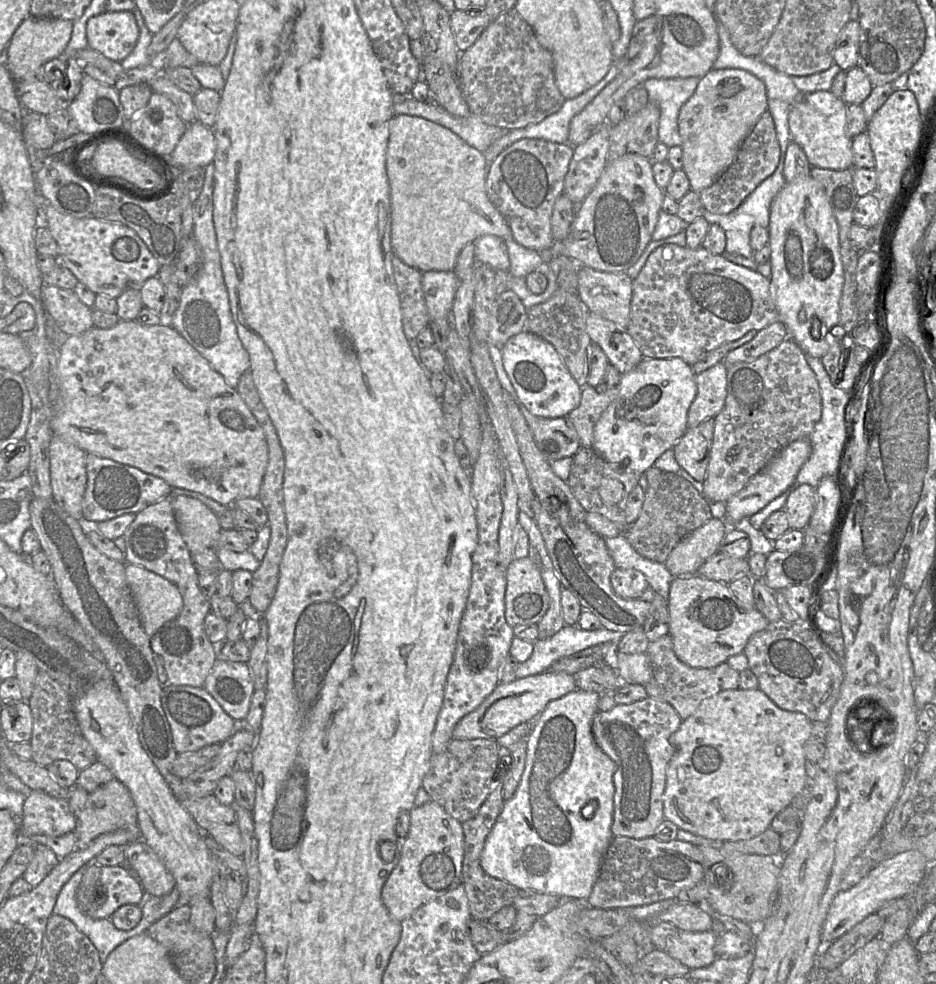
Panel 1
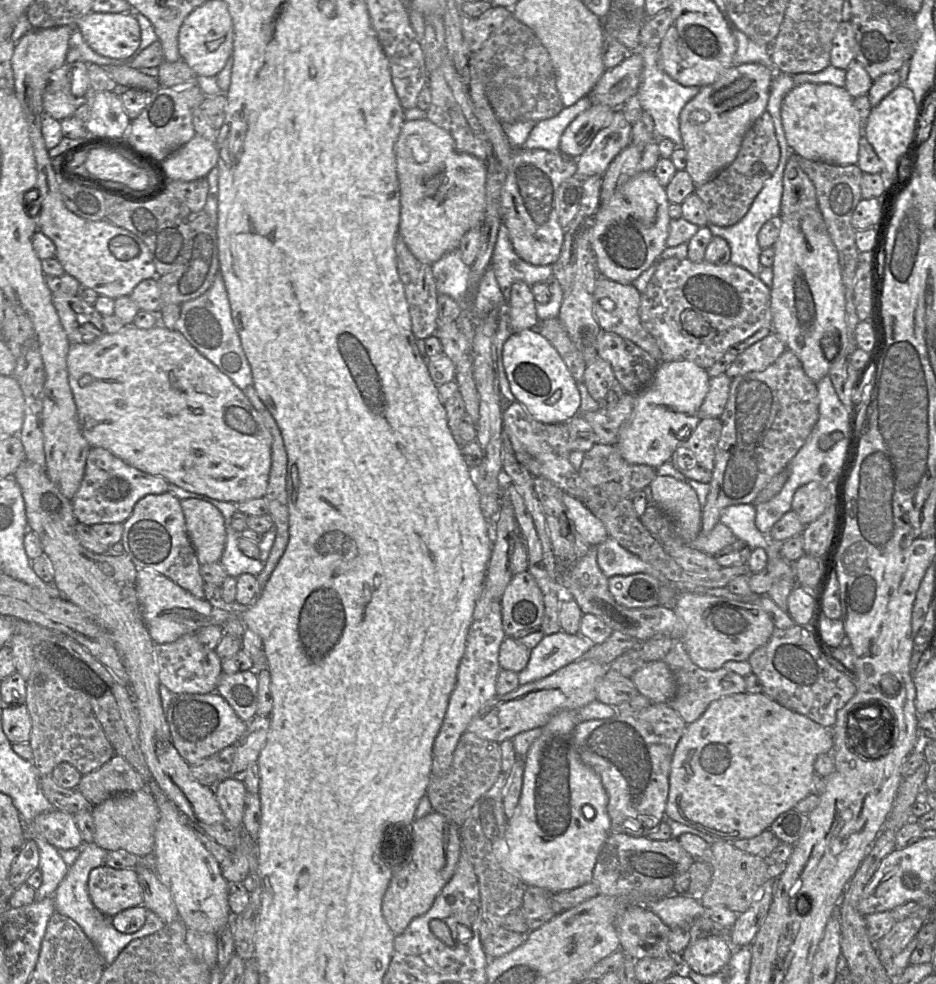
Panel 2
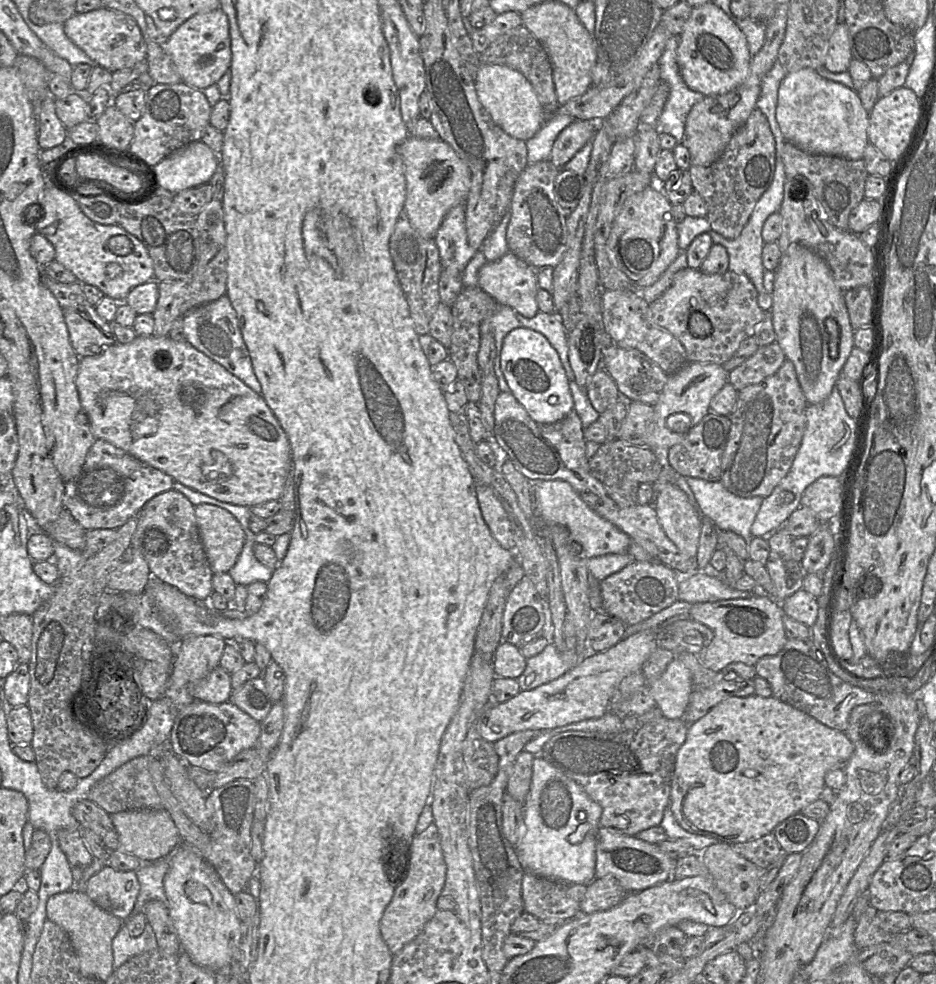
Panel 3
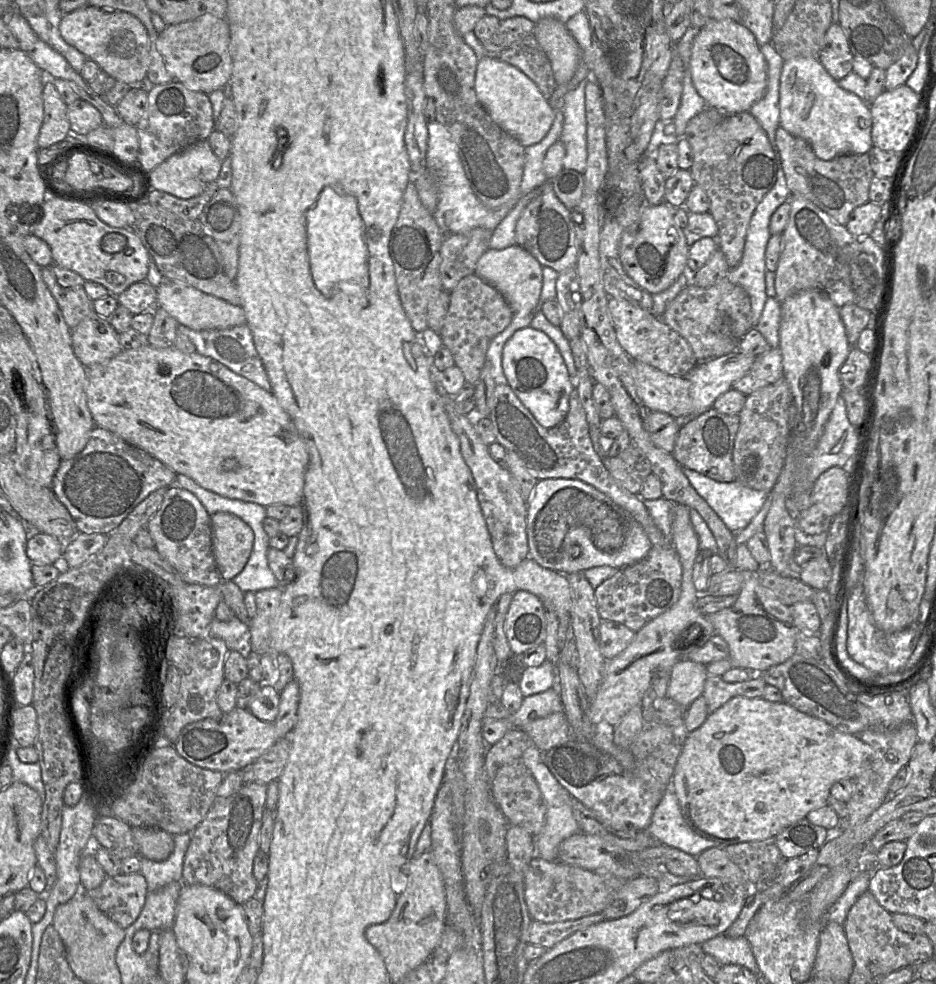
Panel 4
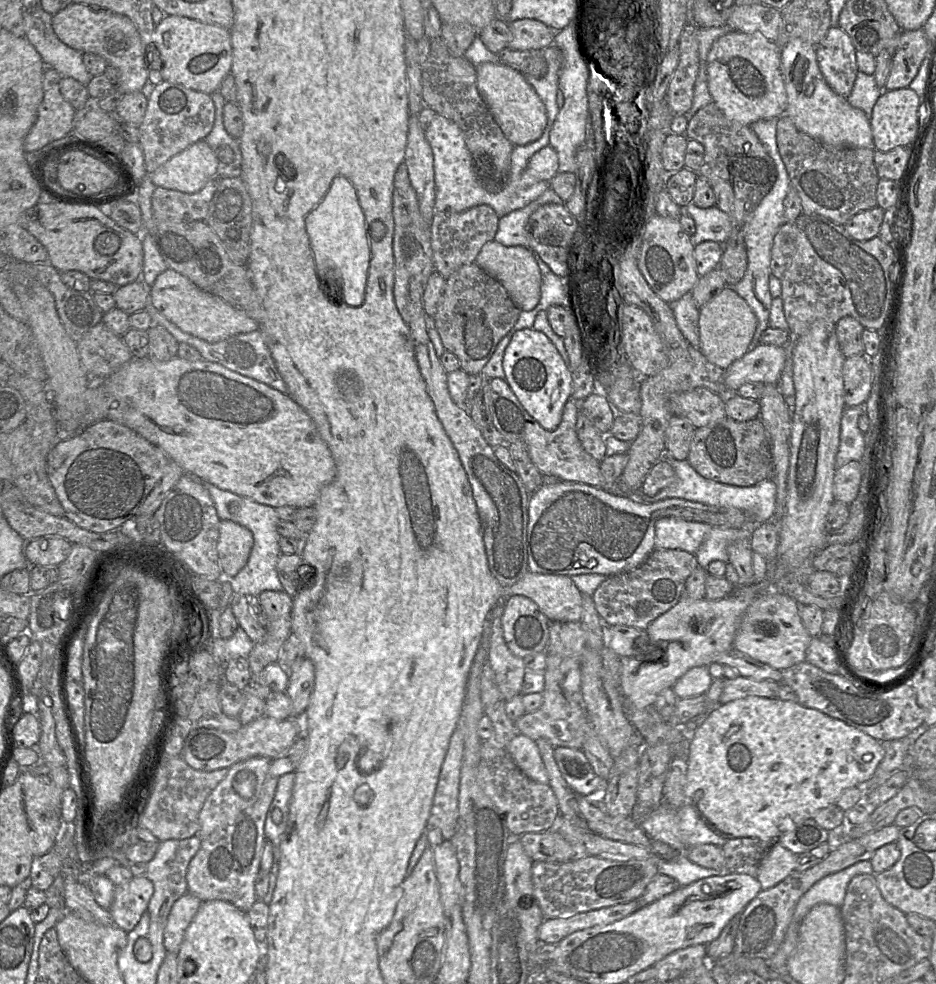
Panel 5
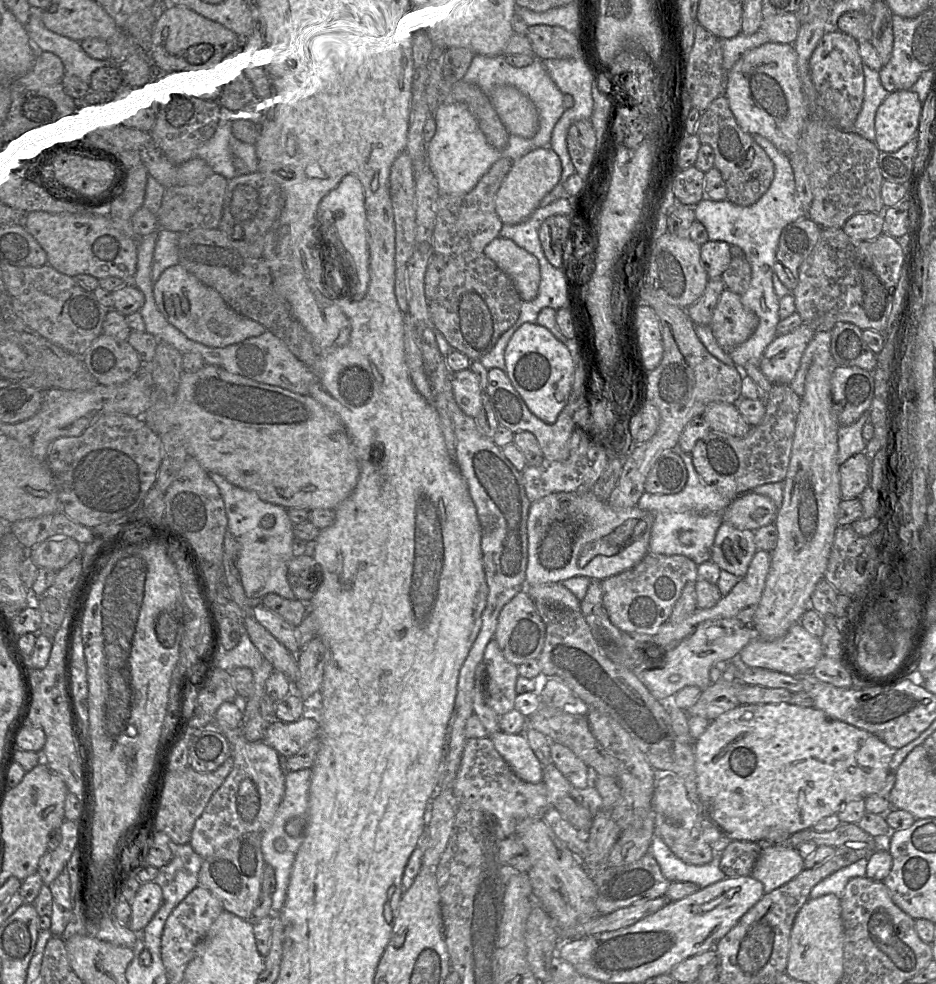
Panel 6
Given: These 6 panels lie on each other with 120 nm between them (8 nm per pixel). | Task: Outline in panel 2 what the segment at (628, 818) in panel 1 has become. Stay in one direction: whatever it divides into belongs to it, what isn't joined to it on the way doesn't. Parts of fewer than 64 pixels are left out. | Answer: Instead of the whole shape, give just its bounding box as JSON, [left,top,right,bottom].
[572,704,687,837]

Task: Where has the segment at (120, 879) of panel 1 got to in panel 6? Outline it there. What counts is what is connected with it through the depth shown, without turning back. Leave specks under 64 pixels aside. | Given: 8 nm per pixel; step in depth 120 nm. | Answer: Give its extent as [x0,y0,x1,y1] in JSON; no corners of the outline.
[130,881,163,932]

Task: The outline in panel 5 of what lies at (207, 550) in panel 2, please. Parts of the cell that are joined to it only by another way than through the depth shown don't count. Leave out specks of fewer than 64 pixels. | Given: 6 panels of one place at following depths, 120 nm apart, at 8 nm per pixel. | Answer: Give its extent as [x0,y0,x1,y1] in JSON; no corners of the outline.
[217,520,253,578]

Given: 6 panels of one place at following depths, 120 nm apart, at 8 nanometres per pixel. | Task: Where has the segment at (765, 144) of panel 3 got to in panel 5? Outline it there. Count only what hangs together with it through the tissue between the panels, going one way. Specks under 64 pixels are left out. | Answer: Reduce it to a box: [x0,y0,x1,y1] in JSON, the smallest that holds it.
[685,102,777,286]

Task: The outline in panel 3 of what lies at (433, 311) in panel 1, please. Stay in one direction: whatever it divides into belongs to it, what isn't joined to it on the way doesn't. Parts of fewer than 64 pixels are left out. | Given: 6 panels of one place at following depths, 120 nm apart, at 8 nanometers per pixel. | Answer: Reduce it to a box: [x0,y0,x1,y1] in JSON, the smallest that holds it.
[434,203,478,271]

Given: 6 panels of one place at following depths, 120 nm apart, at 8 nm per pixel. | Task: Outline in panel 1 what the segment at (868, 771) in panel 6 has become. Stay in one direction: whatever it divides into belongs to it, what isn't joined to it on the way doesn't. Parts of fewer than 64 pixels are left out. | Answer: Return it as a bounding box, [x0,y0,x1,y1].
[663,688,814,842]

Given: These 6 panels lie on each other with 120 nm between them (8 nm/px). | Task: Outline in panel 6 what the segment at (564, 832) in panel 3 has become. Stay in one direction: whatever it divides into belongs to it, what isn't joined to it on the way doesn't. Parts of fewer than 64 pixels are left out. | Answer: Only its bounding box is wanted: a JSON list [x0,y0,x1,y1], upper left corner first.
[488,731,543,783]

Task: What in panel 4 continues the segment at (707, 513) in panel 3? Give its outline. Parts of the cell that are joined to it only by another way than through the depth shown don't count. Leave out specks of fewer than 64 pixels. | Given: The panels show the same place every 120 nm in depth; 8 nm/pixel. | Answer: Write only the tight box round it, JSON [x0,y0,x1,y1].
[683,468,770,533]

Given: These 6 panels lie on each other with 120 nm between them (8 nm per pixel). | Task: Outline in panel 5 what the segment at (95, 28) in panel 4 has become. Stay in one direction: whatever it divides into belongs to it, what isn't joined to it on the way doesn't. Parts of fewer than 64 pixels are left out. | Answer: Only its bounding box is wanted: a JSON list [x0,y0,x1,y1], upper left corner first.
[51,2,148,93]

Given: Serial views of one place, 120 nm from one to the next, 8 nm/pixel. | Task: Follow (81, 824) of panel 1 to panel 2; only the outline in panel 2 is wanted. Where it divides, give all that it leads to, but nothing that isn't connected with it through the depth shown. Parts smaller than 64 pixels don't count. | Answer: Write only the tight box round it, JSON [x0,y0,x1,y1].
[91,789,160,857]

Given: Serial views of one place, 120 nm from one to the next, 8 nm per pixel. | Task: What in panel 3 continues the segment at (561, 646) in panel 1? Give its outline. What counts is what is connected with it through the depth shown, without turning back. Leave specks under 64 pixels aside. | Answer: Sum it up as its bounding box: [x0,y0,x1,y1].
[516,643,579,691]

